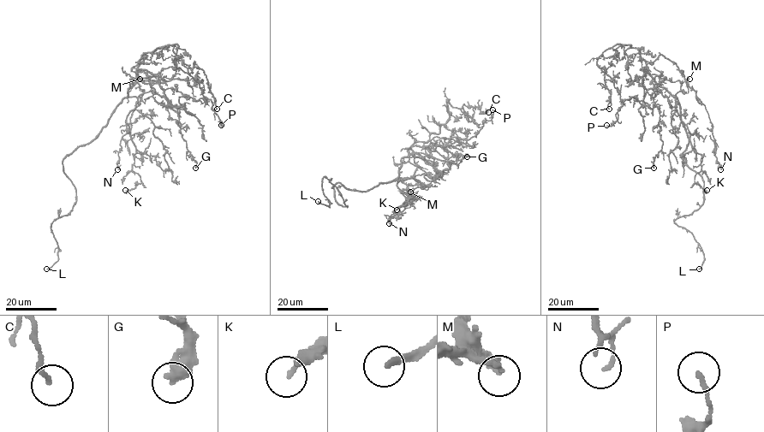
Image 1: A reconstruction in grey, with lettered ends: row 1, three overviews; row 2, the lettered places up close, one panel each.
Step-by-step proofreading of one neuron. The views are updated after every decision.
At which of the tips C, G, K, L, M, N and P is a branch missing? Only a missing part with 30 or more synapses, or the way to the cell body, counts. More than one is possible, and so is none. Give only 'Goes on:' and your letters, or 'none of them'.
Goes on: L

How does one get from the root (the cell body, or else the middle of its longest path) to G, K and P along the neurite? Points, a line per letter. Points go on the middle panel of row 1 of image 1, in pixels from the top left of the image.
G: (384, 183), (398, 176), (401, 160), (411, 154), (419, 154), (425, 161), (426, 156), (457, 165), (467, 156)
K: (384, 183), (396, 178), (408, 178), (402, 179), (397, 186), (407, 195), (403, 204), (412, 198), (396, 210)
P: (384, 183), (398, 176), (401, 160), (409, 148), (450, 145), (452, 137), (468, 139), (492, 119), (492, 109)

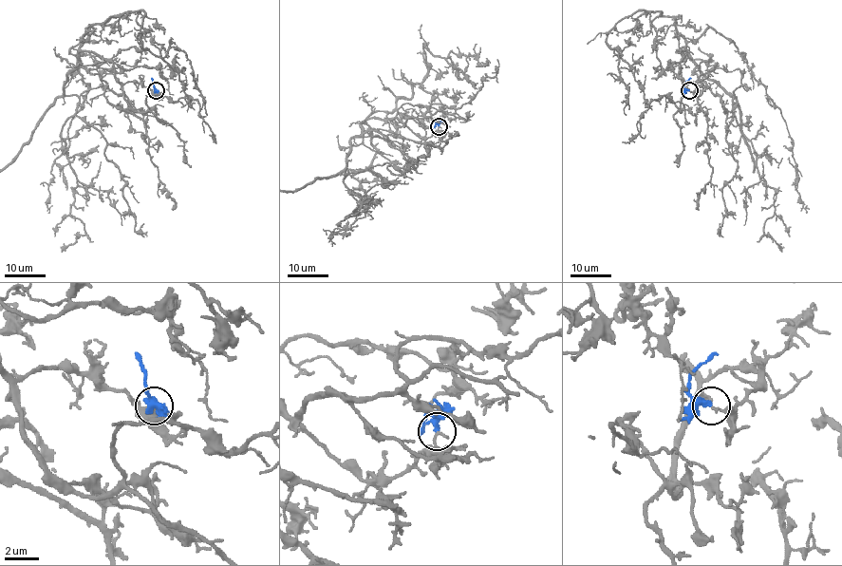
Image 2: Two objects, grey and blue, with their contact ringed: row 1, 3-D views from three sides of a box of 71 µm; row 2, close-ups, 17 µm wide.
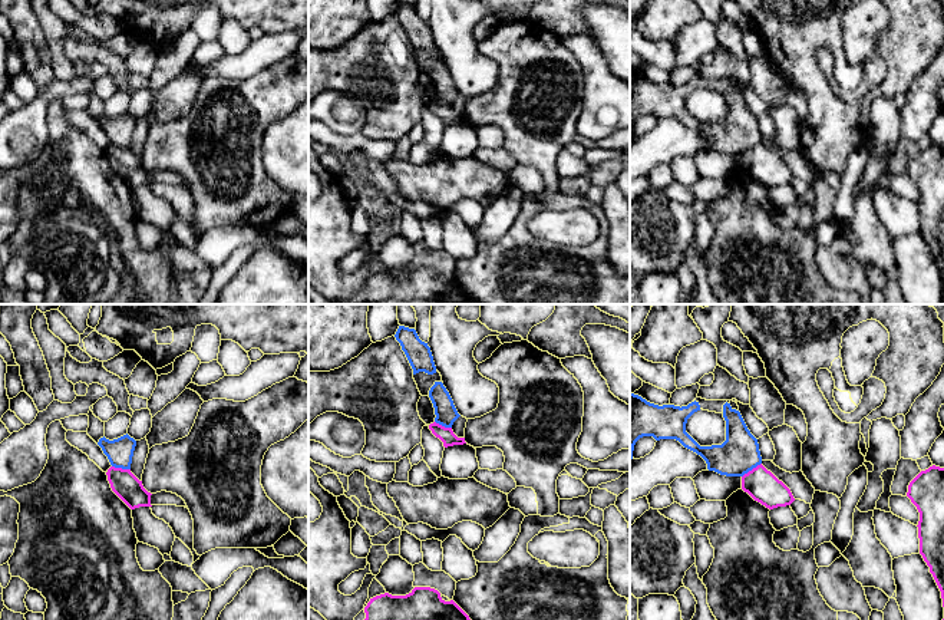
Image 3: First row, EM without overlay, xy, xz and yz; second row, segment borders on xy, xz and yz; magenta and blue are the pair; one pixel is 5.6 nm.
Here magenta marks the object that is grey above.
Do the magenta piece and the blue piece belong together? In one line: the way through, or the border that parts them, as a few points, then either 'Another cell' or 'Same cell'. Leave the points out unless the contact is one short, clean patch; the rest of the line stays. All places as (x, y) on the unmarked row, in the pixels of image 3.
Boundary: yz (761, 141), (742, 155). Another cell

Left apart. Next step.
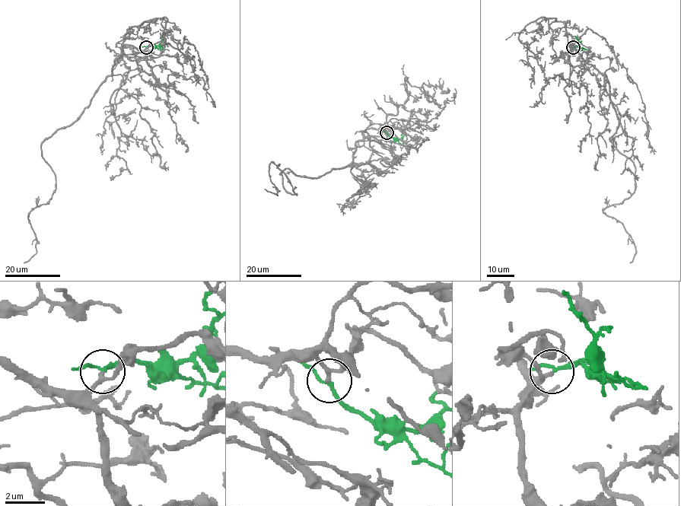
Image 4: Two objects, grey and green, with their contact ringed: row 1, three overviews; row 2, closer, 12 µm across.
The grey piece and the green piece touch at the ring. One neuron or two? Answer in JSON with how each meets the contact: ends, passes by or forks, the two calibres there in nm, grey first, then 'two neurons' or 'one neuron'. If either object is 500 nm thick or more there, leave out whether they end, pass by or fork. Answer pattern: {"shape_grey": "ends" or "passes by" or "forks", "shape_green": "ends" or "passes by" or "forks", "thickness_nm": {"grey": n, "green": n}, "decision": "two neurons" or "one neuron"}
{"shape_grey": "passes by", "shape_green": "passes by", "thickness_nm": {"grey": 160, "green": 150}, "decision": "one neuron"}

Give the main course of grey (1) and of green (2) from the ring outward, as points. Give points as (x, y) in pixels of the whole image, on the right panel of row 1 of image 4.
1: (574, 46), (606, 77), (618, 119), (609, 140), (635, 168), (635, 189), (603, 211), (632, 240), (630, 262)
2: (574, 46), (580, 46), (574, 36)

